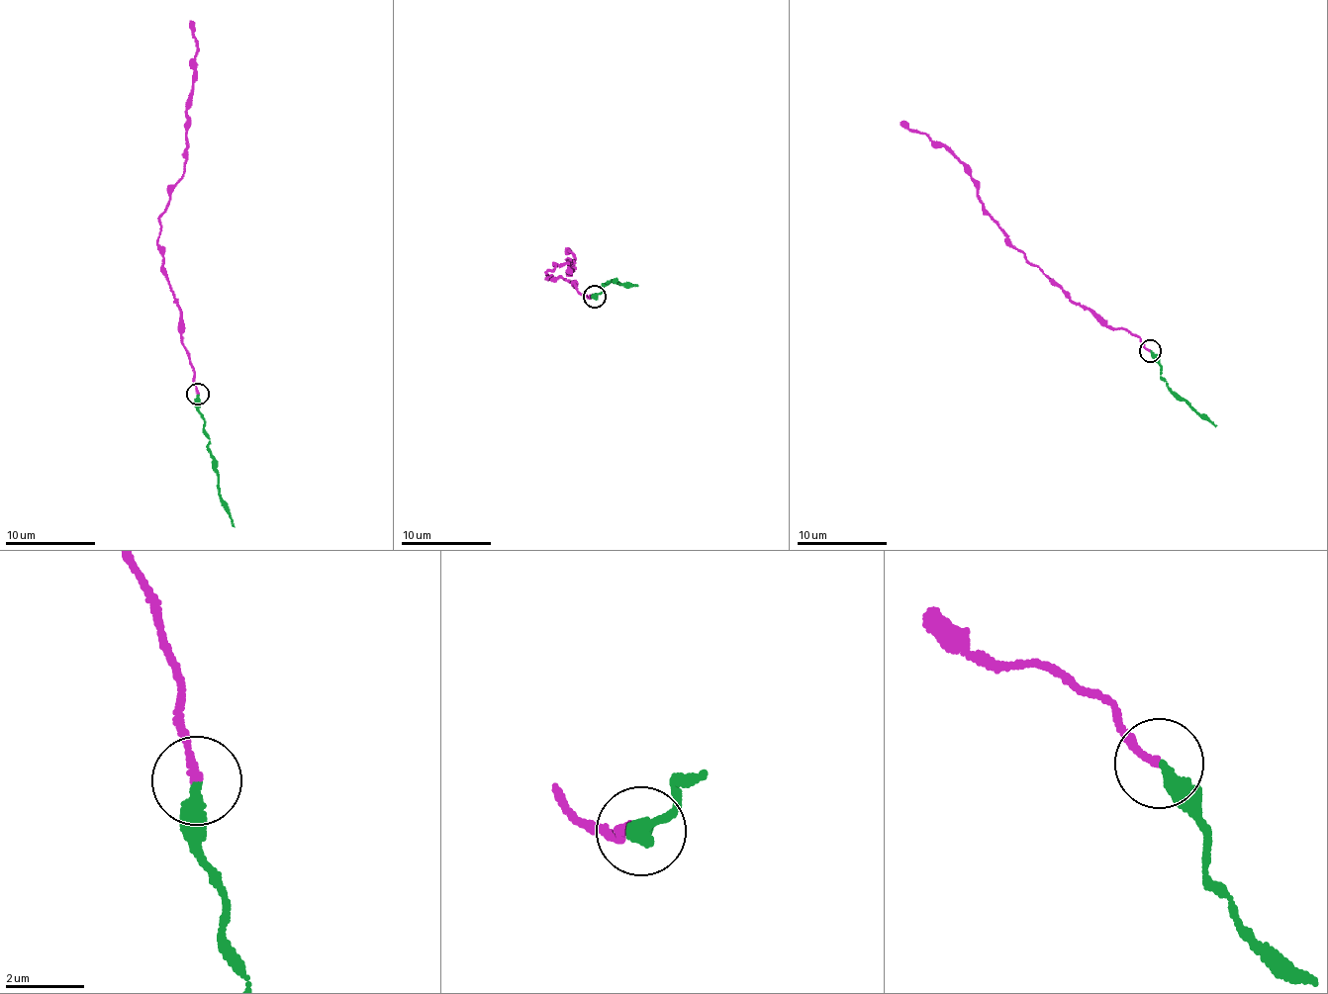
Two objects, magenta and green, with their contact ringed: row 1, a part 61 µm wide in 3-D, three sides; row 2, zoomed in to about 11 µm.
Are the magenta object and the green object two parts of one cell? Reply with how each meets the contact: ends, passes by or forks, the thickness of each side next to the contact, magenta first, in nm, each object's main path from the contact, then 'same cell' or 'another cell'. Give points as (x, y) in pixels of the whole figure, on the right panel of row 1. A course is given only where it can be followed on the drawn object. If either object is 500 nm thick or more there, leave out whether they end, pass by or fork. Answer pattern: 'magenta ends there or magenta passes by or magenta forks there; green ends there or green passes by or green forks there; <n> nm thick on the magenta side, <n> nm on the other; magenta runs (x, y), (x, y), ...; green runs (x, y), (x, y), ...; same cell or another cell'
magenta ends there; green ends there; 170 nm thick on the magenta side, 320 nm on the other; magenta runs (1151, 350), (1071, 301), (1027, 262), (984, 208), (971, 173), (901, 123); green runs (1151, 350), (1172, 395), (1217, 426); same cell

